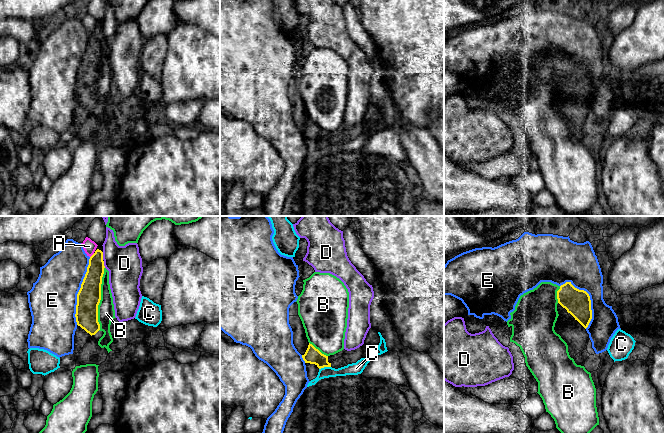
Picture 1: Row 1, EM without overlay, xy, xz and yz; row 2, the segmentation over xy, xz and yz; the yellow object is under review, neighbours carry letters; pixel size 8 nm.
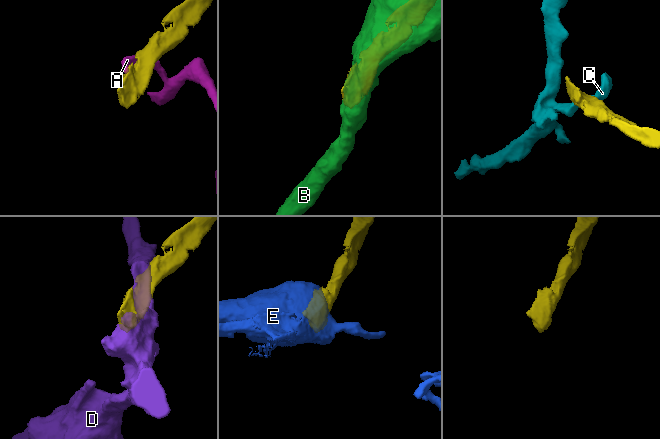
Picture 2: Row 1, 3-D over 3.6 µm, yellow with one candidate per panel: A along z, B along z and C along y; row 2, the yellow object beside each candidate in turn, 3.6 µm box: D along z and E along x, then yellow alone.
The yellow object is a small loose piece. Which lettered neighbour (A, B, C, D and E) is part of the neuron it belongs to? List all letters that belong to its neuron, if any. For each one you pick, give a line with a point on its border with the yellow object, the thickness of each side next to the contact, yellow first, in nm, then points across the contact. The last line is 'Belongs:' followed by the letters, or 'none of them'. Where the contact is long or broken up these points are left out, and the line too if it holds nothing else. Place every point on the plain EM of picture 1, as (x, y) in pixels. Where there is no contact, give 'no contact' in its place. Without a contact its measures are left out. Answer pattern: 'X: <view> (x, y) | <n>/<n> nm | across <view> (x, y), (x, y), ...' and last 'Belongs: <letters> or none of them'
Belongs: none of them

